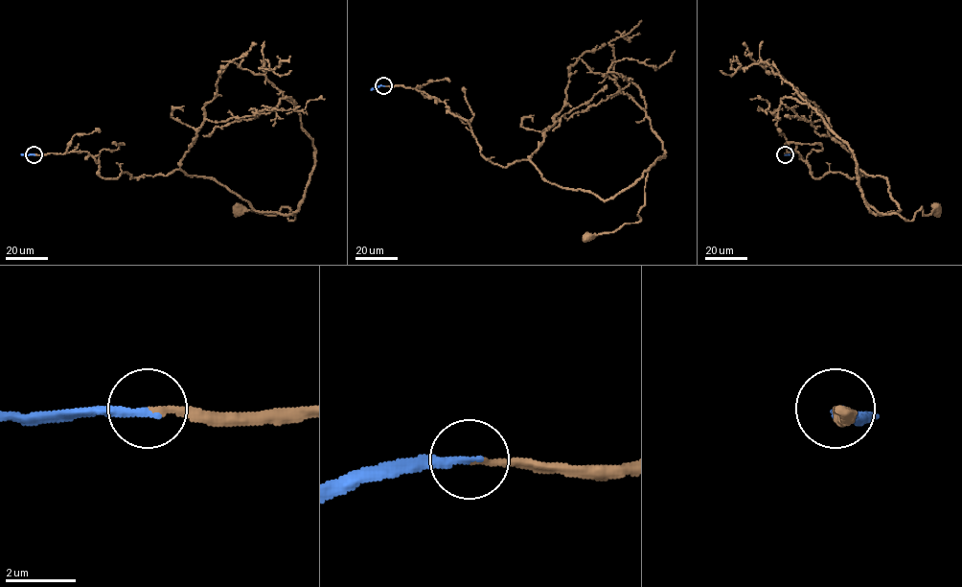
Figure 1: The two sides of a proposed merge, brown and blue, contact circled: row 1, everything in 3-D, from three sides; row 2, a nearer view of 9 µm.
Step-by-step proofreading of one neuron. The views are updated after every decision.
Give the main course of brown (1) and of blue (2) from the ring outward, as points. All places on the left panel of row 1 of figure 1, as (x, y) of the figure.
1: (34, 154), (86, 151), (103, 178), (179, 170), (256, 210), (299, 204), (290, 221), (286, 207), (238, 209)
2: (34, 154), (21, 154)

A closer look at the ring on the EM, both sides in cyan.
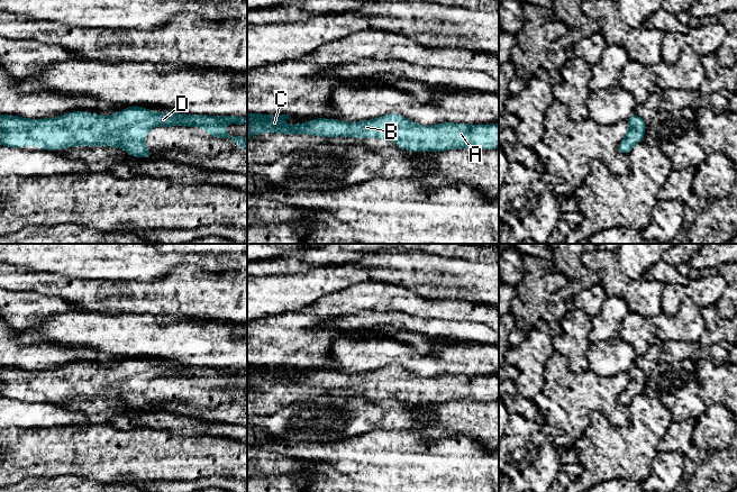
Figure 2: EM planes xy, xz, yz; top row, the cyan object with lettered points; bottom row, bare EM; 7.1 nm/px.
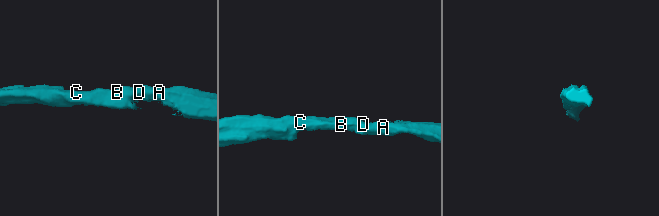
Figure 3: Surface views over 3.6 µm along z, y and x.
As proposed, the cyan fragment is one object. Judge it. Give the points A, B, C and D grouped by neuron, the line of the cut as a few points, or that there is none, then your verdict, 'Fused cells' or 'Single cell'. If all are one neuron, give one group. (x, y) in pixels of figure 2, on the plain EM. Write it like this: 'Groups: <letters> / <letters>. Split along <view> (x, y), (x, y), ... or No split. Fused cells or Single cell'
Groups: A B C D. No split. Single cell

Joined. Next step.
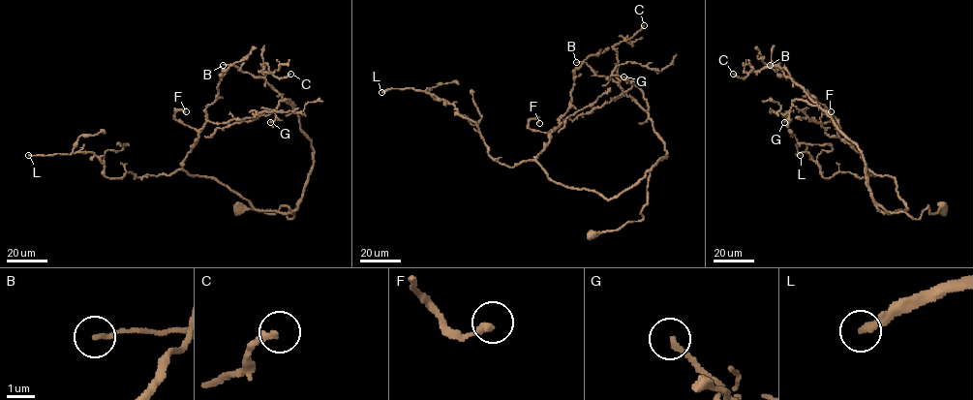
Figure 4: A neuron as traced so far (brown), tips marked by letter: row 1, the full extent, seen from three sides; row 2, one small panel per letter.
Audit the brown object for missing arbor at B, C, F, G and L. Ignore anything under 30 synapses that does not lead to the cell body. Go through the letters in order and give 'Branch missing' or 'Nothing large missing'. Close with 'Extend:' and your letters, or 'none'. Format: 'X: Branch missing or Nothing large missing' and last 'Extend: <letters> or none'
B: Nothing large missing
C: Nothing large missing
F: Nothing large missing
G: Nothing large missing
L: Branch missing
Extend: L

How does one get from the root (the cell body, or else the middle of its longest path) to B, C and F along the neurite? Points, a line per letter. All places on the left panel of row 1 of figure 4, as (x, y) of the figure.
B: (238, 208), (273, 214), (287, 205), (291, 219), (313, 166), (313, 148), (295, 109), (263, 77), (223, 65)
C: (238, 208), (273, 214), (287, 205), (291, 219), (302, 197), (312, 141), (263, 65), (259, 72), (290, 74)
F: (238, 208), (287, 205), (291, 219), (298, 203), (260, 211), (191, 175), (198, 132), (173, 118), (186, 111)

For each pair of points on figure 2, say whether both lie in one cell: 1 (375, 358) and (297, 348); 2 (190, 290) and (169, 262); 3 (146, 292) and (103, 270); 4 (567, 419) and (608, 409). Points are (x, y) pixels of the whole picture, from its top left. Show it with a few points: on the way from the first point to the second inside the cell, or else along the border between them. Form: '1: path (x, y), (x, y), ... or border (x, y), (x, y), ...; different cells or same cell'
1: border (352, 338), (333, 342), (333, 370); different cells
2: border (200, 269), (180, 263), (149, 281); different cells
3: border (96, 280), (138, 280), (148, 282); different cells
4: path (578, 409), (582, 404), (598, 404); same cell

